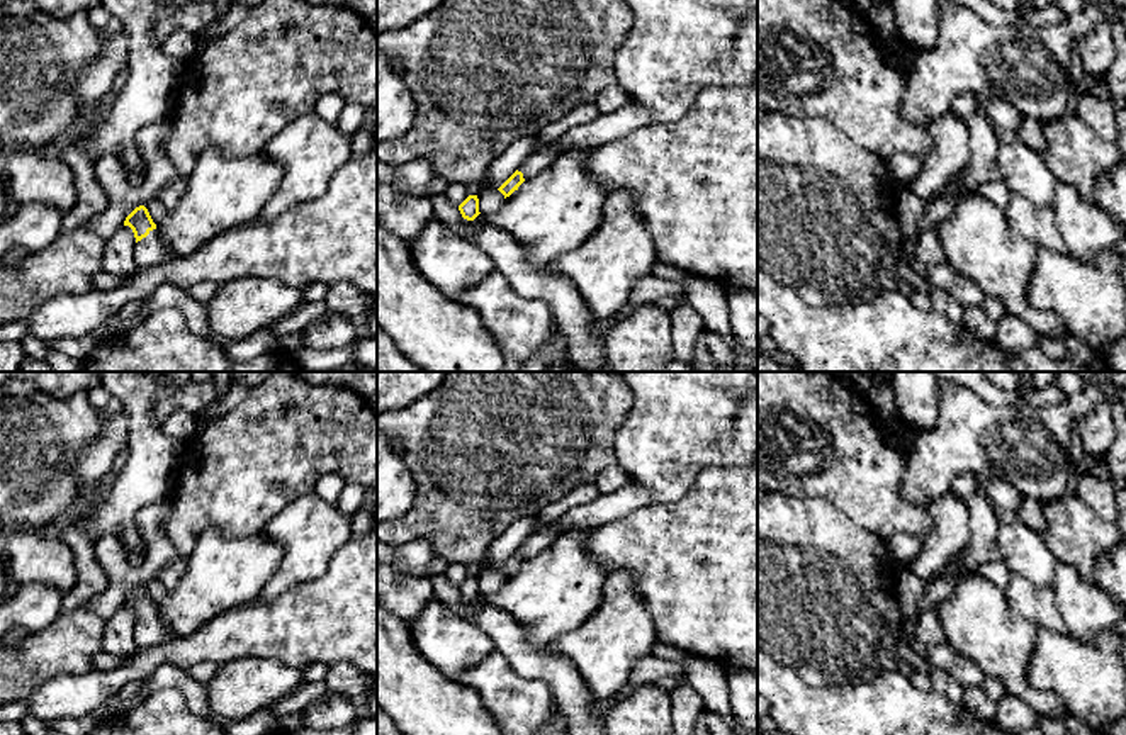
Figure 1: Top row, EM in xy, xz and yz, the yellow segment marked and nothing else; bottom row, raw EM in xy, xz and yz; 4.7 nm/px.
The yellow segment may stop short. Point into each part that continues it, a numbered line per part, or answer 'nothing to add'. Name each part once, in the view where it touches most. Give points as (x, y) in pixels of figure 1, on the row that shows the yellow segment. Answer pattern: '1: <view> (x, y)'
1: xy (152, 250)

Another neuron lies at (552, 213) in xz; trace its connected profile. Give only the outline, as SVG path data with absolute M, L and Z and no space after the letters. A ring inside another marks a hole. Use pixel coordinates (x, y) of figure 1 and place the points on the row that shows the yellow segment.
M574 148L547 170L525 180L494 214L479 214L472 227L508 231L533 265L552 263L583 244L603 222L606 190L588 170L589 149Z

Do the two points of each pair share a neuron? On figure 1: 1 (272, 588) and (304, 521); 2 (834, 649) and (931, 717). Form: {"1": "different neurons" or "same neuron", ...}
{"1": "same neuron", "2": "different neurons"}

